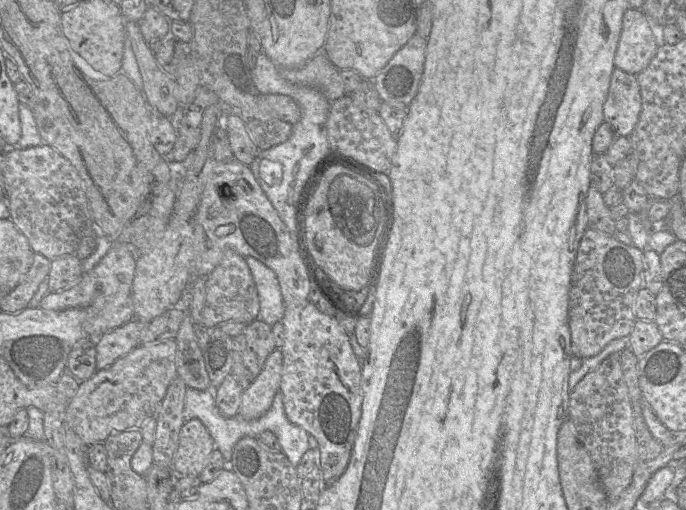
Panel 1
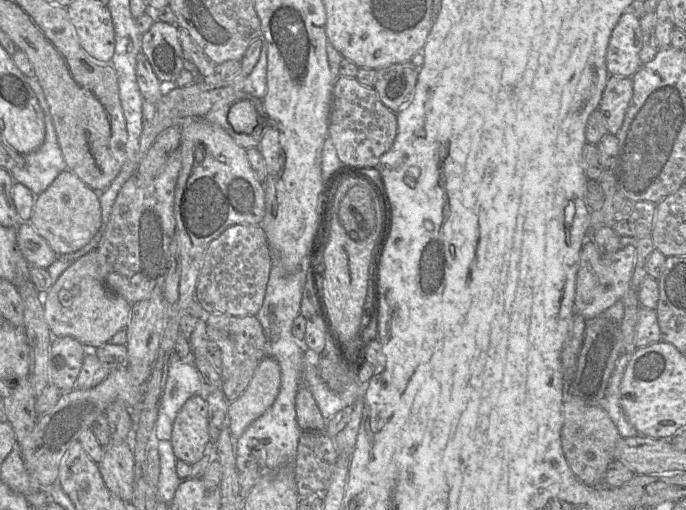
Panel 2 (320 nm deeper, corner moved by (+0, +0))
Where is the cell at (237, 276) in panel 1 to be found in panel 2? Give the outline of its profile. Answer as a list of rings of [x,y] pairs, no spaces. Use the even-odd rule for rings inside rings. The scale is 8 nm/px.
[[[235,224],[213,240],[204,256],[196,299],[210,314],[256,315],[261,308],[272,267],[272,251],[261,225]]]

